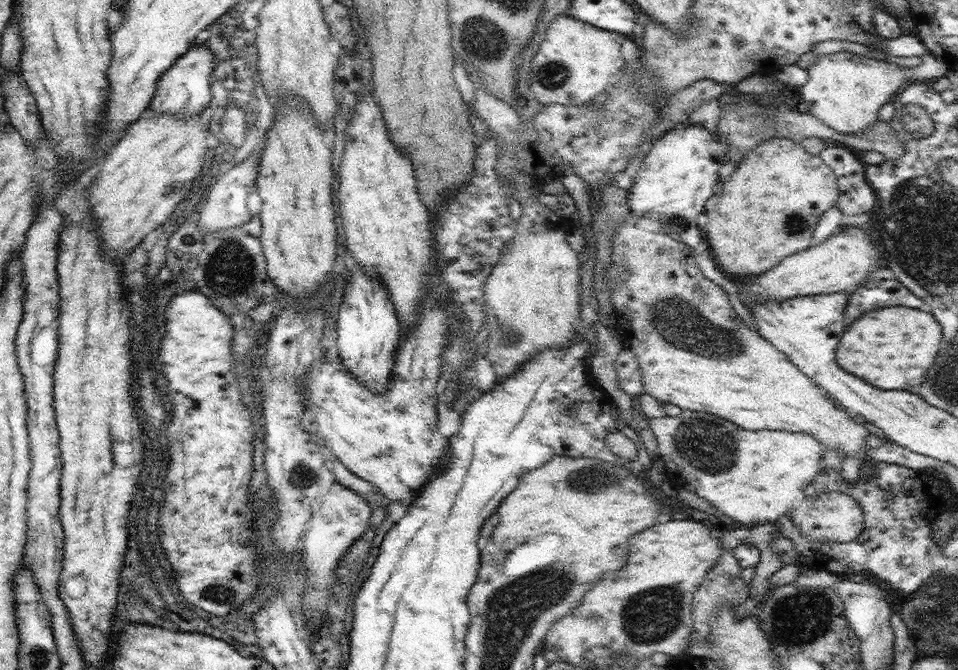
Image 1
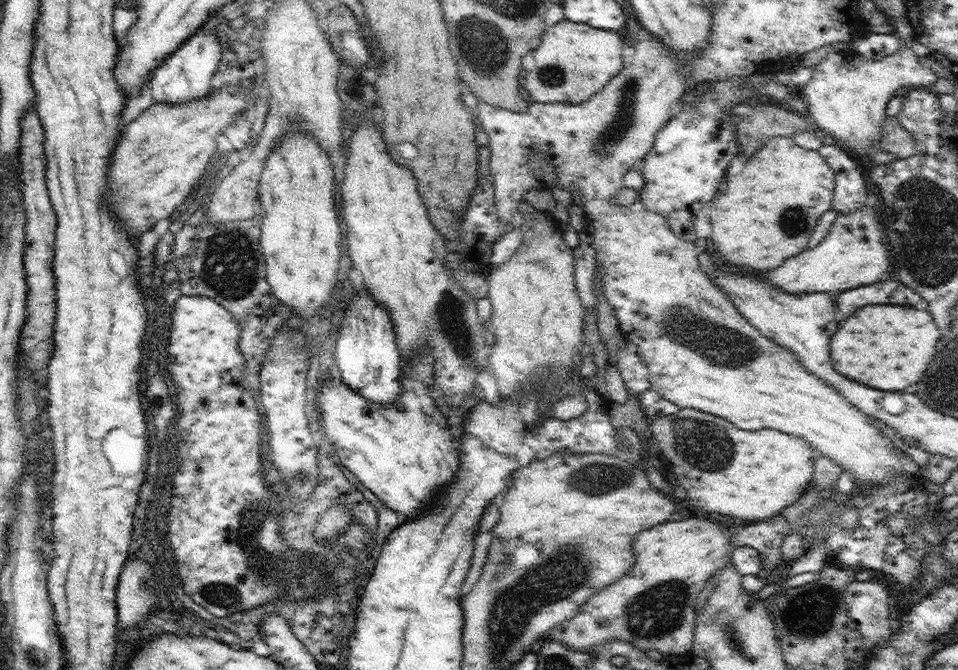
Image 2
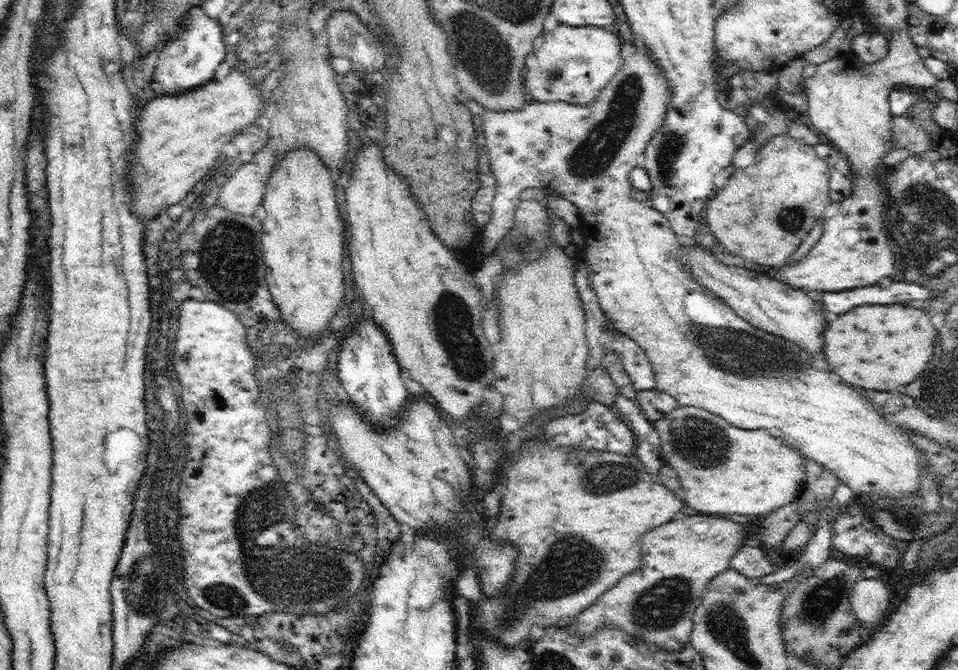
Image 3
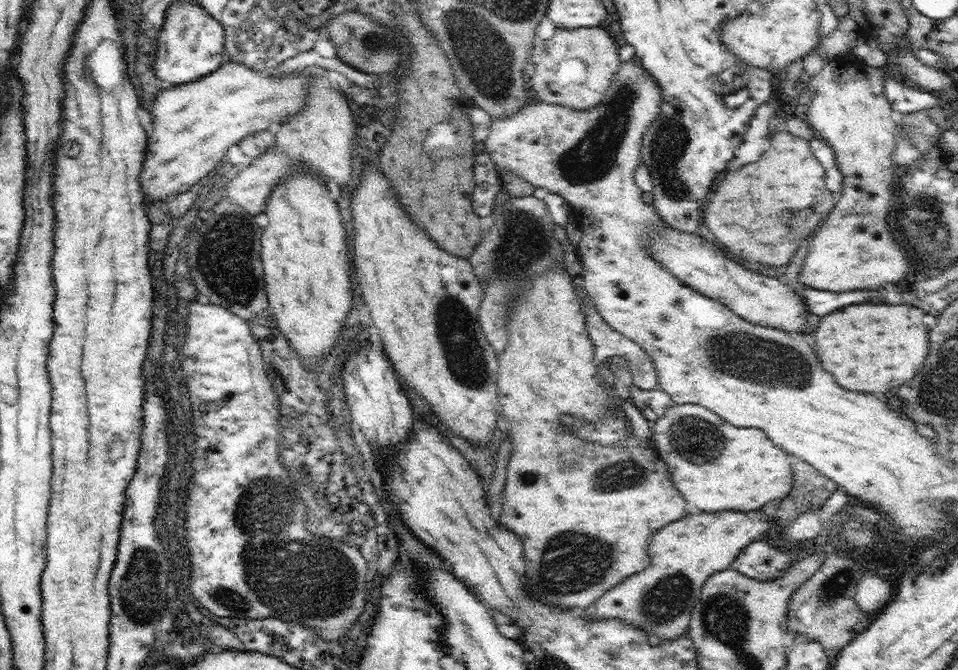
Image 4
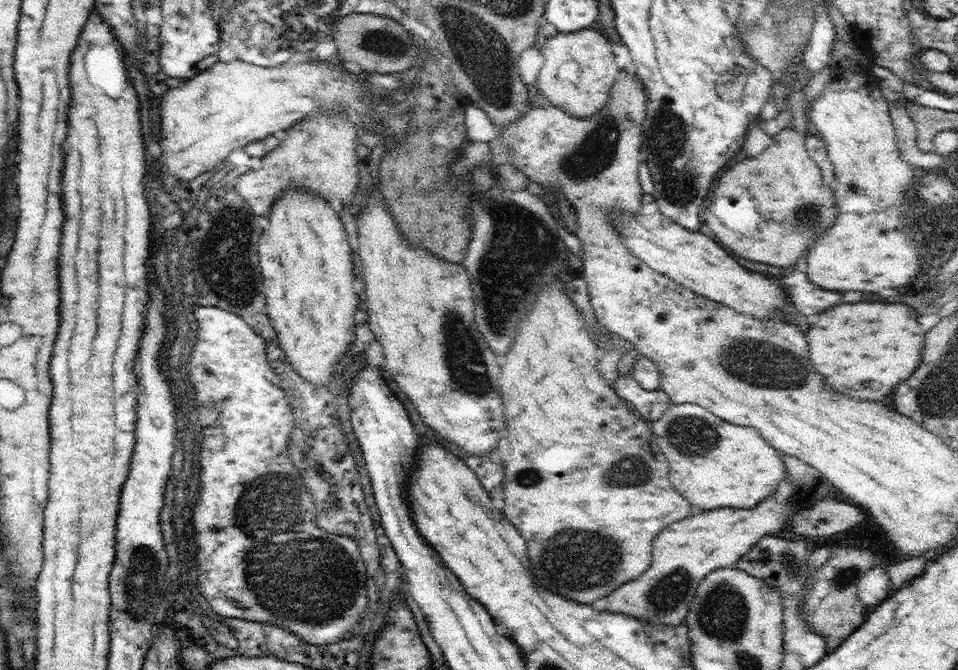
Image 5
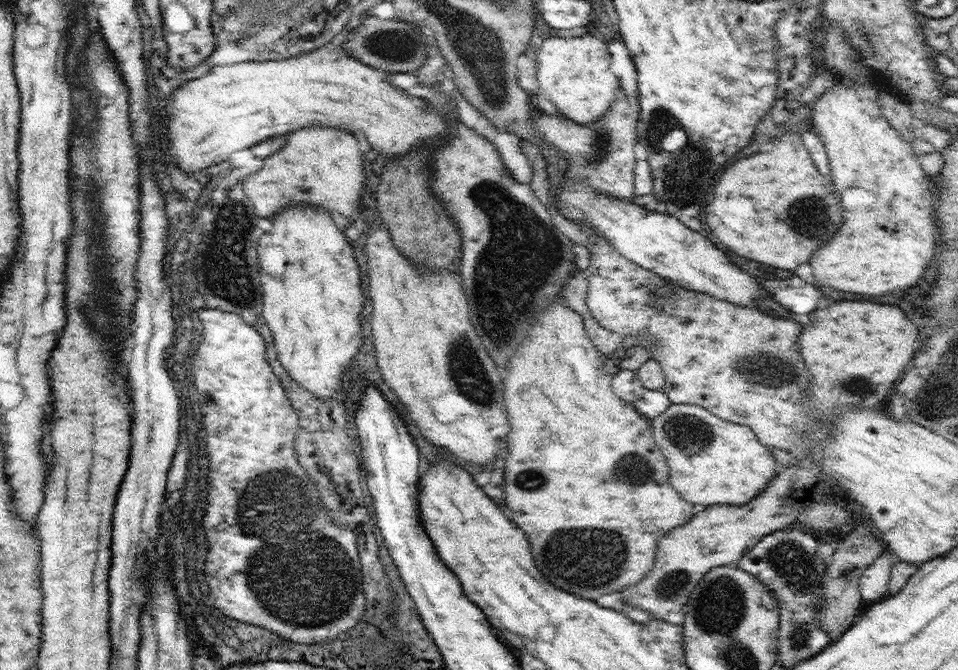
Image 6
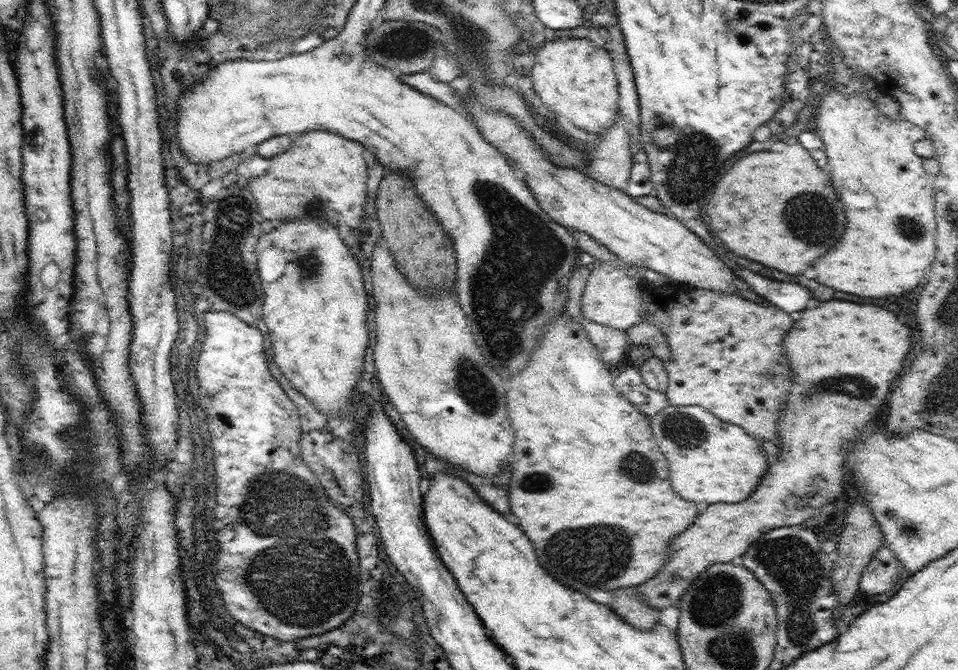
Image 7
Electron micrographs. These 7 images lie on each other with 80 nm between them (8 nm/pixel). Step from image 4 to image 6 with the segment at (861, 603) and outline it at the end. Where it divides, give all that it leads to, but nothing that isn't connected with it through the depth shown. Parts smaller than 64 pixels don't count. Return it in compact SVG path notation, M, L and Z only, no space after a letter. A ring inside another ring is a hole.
M884 550L860 578L859 591L864 602L878 602L888 594L891 570L895 565L893 554Z

